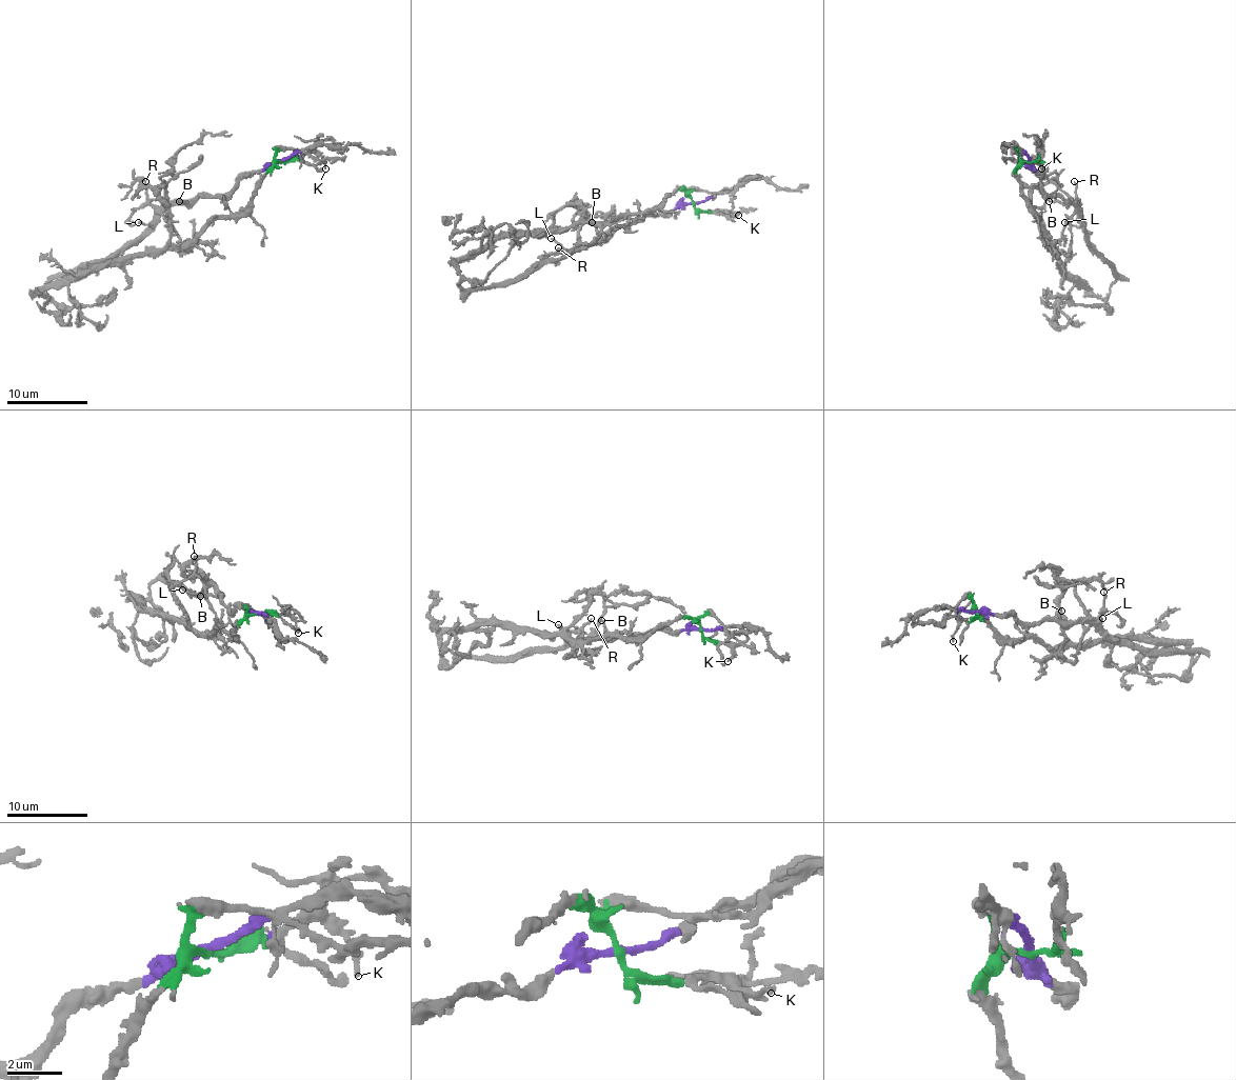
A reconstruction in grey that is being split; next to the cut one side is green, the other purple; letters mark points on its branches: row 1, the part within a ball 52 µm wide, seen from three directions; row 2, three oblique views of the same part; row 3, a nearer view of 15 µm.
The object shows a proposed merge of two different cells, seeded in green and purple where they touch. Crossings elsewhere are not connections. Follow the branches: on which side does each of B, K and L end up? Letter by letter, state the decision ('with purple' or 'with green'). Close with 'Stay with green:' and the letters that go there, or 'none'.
B: with purple
K: with green
L: with purple
Stay with green: K

